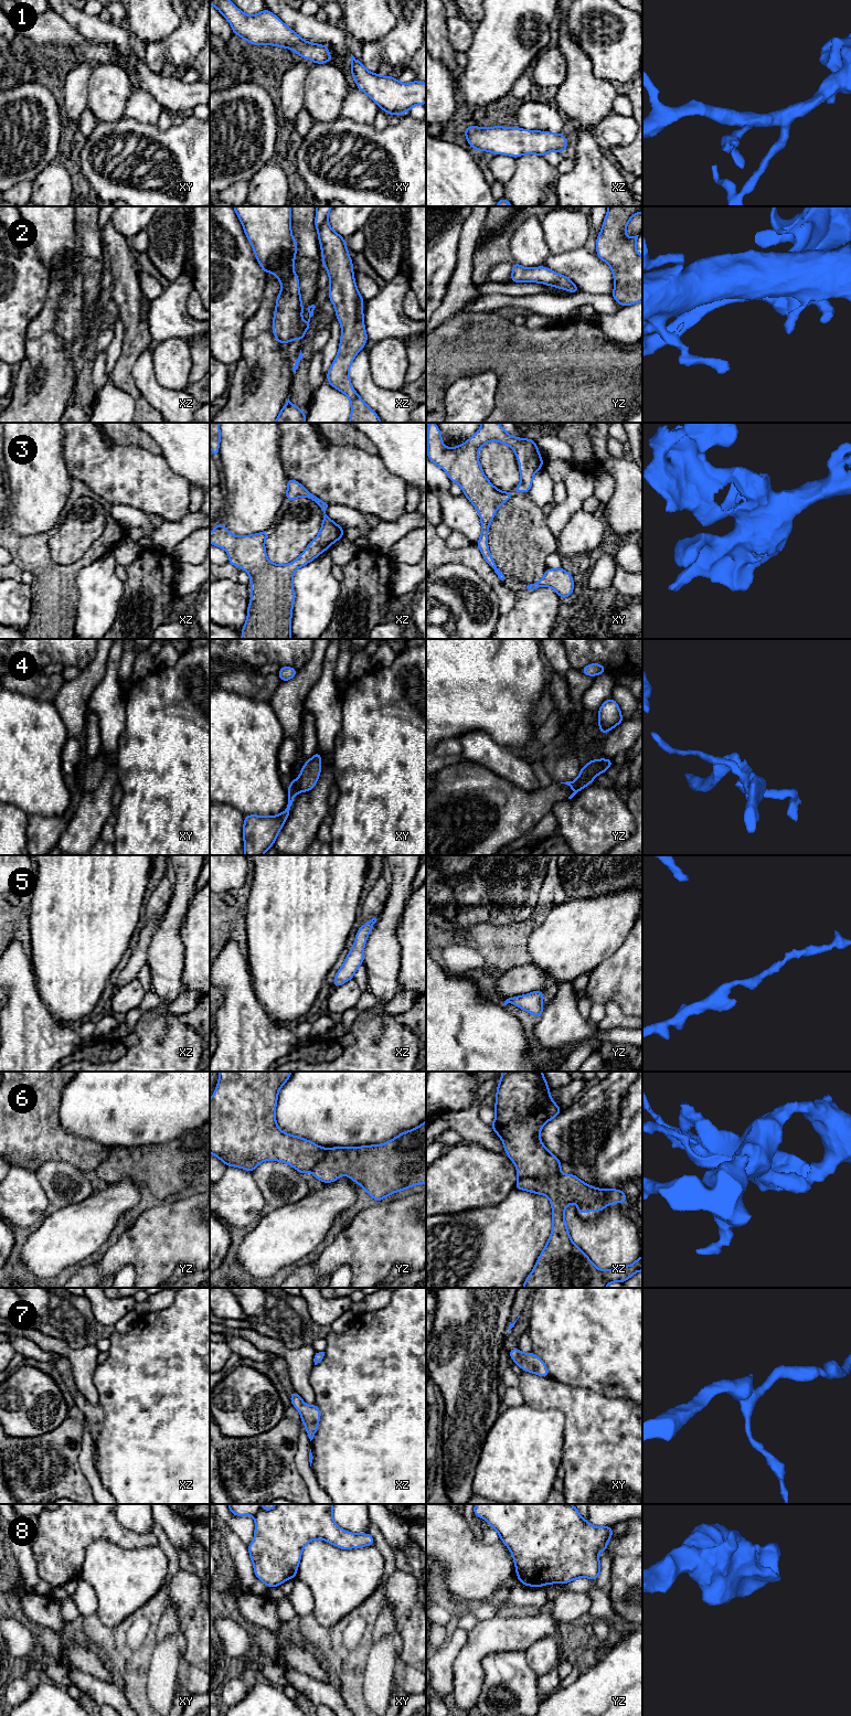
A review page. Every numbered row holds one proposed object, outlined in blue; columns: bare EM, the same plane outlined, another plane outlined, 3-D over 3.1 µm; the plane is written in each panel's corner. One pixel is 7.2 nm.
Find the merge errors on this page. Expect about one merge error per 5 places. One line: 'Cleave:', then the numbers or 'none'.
Cleave: 4, 6

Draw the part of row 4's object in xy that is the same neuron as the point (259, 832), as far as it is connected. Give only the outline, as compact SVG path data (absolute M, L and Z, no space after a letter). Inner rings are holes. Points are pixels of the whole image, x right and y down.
M292 778L287 787L288 804L279 816L245 816L243 827L245 855L263 855L274 842L285 824L295 796L298 793L298 780Z

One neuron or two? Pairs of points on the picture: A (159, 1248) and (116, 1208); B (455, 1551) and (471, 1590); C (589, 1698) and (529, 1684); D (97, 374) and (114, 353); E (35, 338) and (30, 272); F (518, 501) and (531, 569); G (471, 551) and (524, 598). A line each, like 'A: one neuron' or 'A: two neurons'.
A: two neurons
B: one neuron
C: two neurons
D: two neurons
E: two neurons
F: one neuron
G: two neurons

